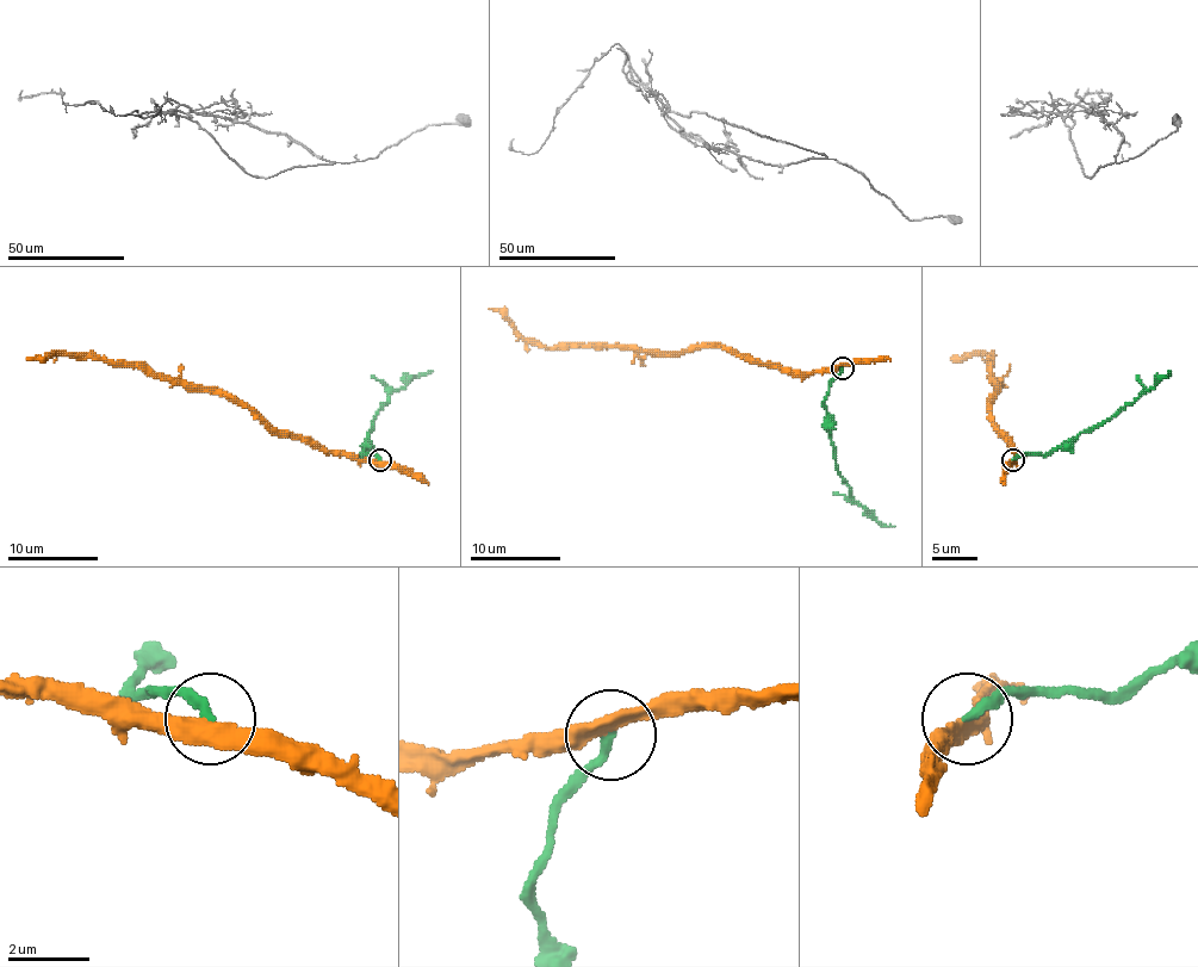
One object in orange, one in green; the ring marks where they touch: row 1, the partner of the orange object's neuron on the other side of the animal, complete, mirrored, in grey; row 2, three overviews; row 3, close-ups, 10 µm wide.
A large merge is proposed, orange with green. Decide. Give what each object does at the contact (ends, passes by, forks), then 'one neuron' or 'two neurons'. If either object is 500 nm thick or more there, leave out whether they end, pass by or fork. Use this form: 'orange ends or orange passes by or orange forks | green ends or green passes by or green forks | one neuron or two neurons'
orange passes by | green ends | two neurons

